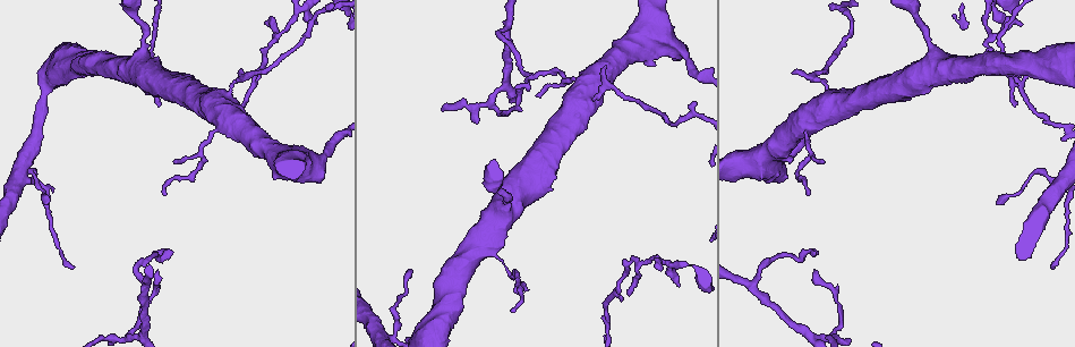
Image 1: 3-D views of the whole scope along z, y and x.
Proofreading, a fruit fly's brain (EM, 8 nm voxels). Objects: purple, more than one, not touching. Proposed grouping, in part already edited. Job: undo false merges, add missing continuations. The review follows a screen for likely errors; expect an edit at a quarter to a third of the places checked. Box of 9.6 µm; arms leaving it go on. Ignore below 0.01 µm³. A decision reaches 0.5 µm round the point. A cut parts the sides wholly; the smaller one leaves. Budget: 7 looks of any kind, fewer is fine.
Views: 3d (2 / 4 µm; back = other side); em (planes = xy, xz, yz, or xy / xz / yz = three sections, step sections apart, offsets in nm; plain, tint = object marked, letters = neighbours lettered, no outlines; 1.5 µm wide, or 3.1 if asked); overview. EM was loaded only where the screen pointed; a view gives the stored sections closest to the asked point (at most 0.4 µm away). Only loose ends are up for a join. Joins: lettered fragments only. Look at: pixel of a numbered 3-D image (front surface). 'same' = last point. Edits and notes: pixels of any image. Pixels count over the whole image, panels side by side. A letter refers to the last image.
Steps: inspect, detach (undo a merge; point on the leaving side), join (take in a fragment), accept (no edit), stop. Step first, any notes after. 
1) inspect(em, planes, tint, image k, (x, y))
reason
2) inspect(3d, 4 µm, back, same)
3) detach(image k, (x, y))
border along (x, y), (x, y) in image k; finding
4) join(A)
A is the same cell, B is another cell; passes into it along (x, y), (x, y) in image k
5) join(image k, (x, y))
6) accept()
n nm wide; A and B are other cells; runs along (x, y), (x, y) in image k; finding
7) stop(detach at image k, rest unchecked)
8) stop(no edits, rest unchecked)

inspect(em, planes, letters, image 1, (1055, 267))
long arm stops here

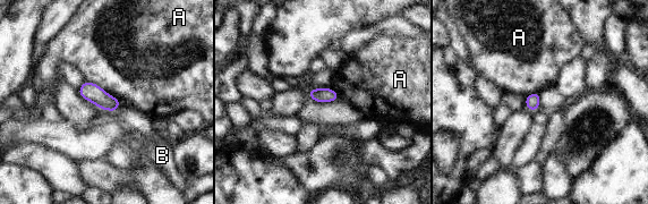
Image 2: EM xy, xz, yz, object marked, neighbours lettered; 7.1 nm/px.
accept()
A and B are other cells; border along (85, 79), (96, 83), (120, 102) in image 2; no lettered fragment goes on from it

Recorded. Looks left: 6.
inspect(3d, 2 µm, back, image 1, (510, 276))
abrupt turn

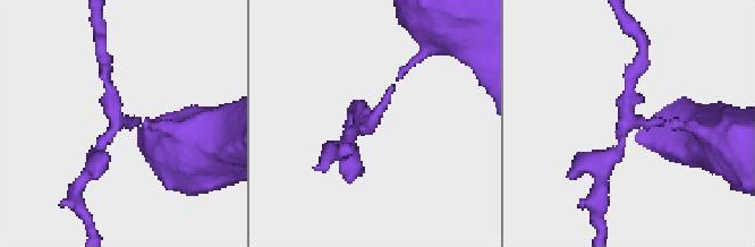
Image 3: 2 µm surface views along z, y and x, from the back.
inspect(em, yz, step 4, tint, image 3, (121, 118))
3 arms; need the tissue

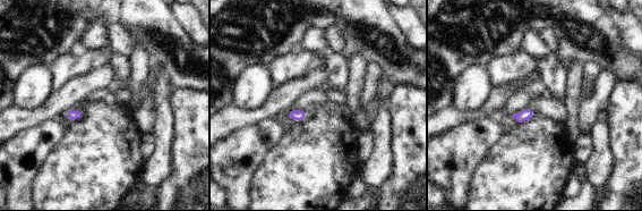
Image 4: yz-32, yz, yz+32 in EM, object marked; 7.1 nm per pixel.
inspect(em, yz, step 4, letters, same)

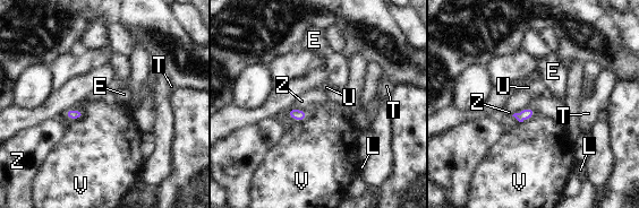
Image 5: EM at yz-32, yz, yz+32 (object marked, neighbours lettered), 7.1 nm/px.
accept()
Z touches over 150 nm; E, L, T, U, V and Z are other cells; border along (85, 113), (81, 118), (71, 120) in image 5; all the same neuron

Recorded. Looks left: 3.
inspect(3d, 4 µm, image 1, (1020, 26))
branch stops here

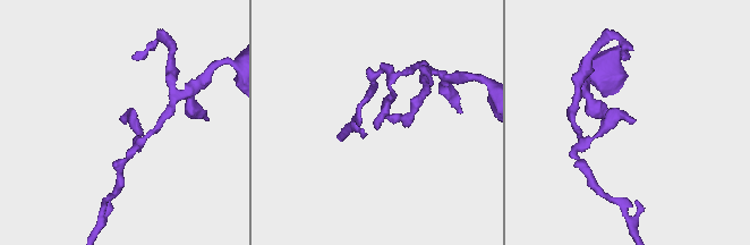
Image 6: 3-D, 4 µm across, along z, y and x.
inspect(em, 3.1 µm, xz, step 8, letters, image 6, (381, 123))

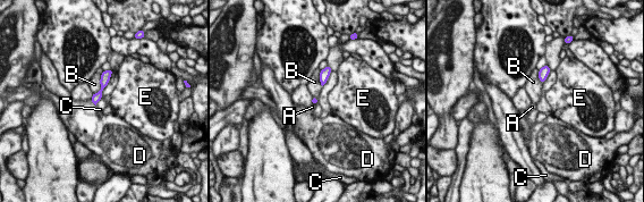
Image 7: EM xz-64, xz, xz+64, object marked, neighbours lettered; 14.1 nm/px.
accept()
100 nm wide; A, B, C, D and E are other cells; runs along (108, 73), (102, 89), (94, 100) in image 7; none of them fits

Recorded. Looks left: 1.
stop(no edits, rest unchecked)

